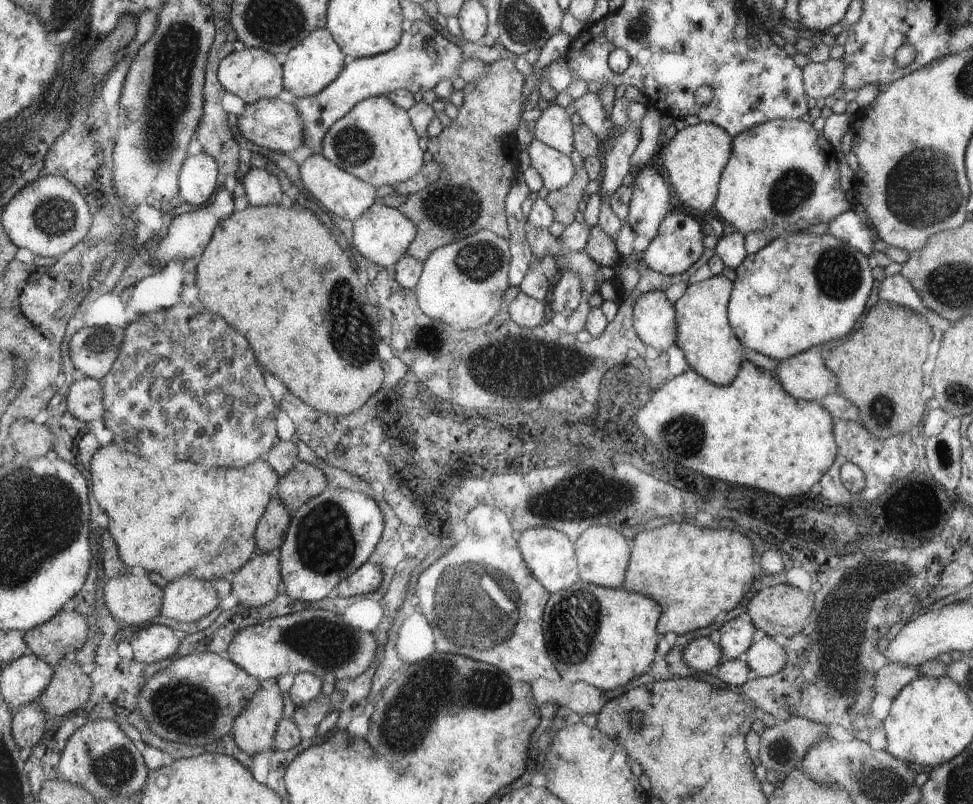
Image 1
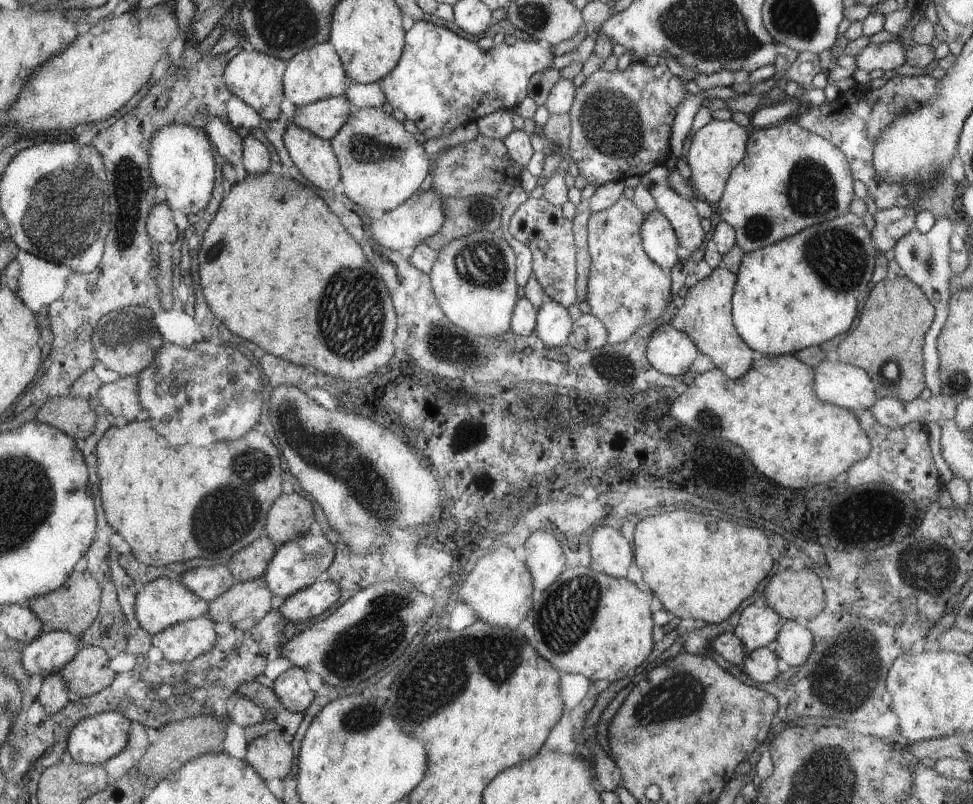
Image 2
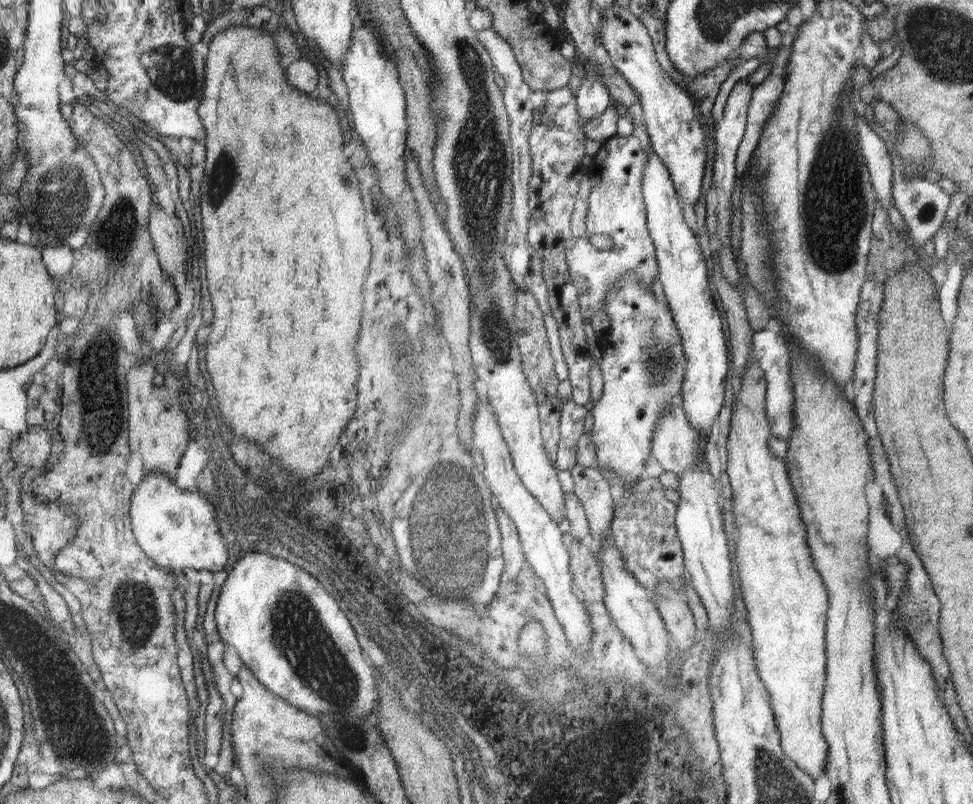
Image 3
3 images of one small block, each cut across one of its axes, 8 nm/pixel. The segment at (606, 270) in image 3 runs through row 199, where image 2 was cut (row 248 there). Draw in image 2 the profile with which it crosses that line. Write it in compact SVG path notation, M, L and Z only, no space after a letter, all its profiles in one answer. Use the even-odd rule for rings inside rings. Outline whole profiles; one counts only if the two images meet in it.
M622 196L611 208L592 213L588 222L591 270L585 301L591 314L604 324L609 346L624 343L639 327L659 318L673 296L670 276L652 262L641 246L639 230L645 219L634 202Z

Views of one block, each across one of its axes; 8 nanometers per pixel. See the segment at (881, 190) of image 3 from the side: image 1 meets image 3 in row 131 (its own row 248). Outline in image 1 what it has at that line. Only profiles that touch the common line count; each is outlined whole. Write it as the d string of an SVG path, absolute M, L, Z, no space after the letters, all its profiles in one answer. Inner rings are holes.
M854 208L848 209L828 224L828 233L860 249L866 256L874 250L876 233L870 230Z

